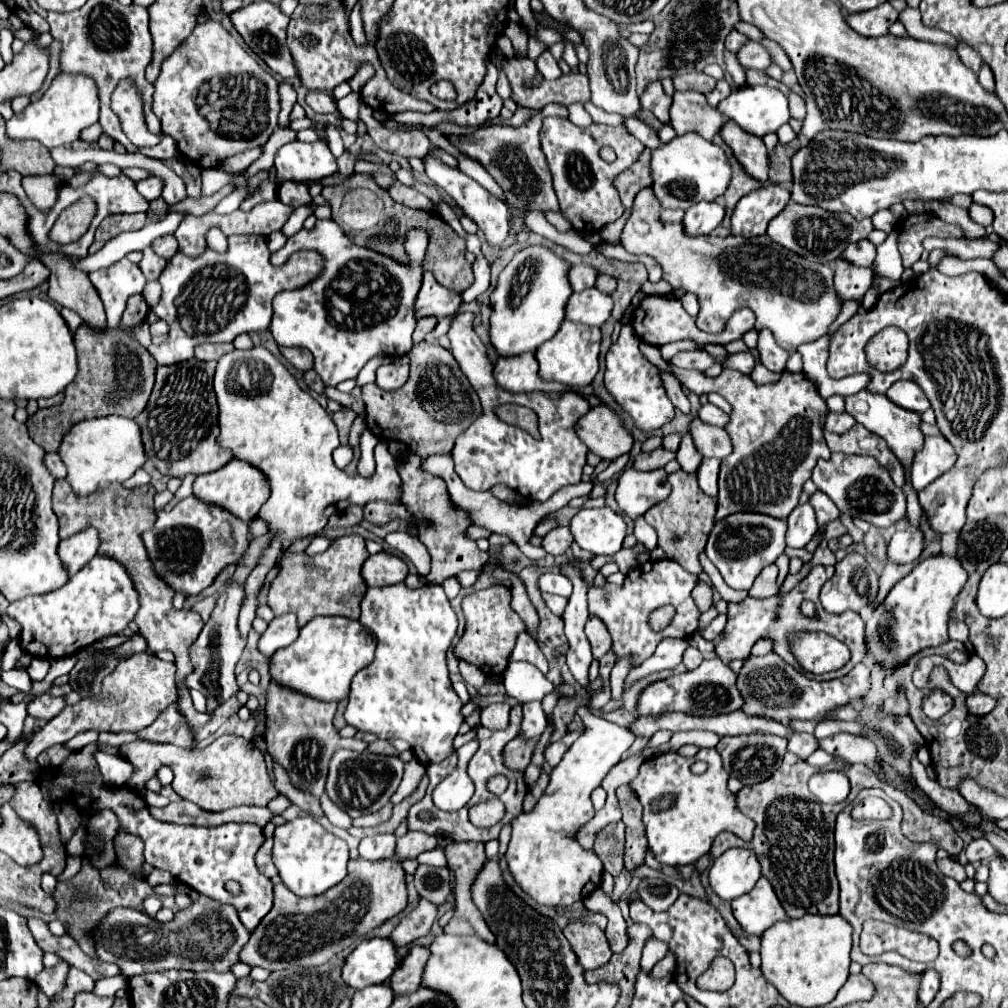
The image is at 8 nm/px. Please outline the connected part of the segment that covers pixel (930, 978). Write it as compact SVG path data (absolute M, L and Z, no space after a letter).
M928 969L924 975L922 975L922 981L920 981L920 989L918 989L918 1001L924 1005L924 1007L928 1007L930 1005L930 1001L934 999L934 995L936 995L936 991L938 991L938 985L940 985L940 977L932 971L932 969Z

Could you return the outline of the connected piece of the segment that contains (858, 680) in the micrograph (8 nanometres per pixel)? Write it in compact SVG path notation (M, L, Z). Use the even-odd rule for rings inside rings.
M768 653L764 657L750 655L736 679L736 687L744 699L742 711L748 715L768 717L780 723L790 723L792 719L818 719L836 711L842 705L860 701L871 689L870 670L864 663L858 663L848 675L832 681L814 681L804 673L788 665L780 655Z

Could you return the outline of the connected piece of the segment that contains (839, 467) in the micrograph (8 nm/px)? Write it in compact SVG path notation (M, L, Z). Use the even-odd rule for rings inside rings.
M832 453L830 459L818 459L812 471L812 481L842 513L860 517L876 527L888 527L906 515L906 493L894 485L888 471L872 457Z

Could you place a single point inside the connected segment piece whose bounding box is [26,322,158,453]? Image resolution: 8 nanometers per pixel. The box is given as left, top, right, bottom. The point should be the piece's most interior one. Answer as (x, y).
(115, 376)

